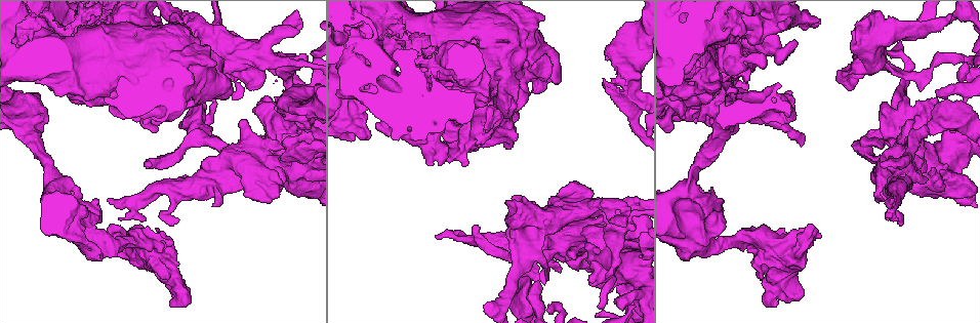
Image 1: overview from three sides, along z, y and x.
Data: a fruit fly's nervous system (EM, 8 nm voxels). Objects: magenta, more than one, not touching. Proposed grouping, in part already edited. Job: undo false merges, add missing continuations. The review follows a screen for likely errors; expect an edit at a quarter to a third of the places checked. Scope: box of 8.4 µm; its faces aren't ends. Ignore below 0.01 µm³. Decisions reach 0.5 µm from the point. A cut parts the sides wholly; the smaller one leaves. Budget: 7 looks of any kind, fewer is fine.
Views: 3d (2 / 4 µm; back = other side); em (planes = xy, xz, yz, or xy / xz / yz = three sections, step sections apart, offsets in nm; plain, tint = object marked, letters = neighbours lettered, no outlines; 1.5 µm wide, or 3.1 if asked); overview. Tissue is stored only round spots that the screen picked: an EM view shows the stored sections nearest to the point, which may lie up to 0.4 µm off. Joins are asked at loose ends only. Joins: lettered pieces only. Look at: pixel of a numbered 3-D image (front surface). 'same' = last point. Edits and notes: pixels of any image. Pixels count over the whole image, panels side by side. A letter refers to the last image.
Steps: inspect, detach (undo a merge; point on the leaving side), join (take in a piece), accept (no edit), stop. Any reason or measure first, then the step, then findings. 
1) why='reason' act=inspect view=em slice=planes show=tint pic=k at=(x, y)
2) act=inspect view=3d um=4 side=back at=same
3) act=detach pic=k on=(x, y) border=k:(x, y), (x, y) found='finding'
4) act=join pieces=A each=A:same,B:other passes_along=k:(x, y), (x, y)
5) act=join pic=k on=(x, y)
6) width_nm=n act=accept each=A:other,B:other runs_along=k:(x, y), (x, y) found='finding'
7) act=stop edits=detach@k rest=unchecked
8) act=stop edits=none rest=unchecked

why='thin neck' act=inspect view=3d um=2 pic=1 at=(693, 170)

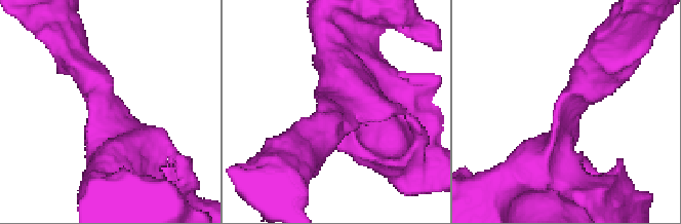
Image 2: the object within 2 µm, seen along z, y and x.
arm_widths_nm=320,320 why='now the EM' act=inspect view=em slice=planes show=plain pic=2 at=(571, 113)

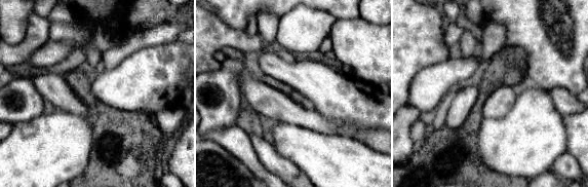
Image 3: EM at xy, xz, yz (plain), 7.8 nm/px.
act=inspect view=em slice=planes show=letters at=same

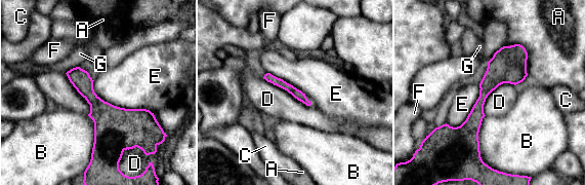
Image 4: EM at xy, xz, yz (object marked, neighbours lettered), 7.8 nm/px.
act=accept each=A:other,B:other,C:other,D:other,E:other,F:other,G:other runs_along=4:(517, 46), (478, 105), (475, 153) found='all the same cell'

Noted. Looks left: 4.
act=inspect view=em slice=xy step=8 show=letters pic=1 at=(945, 164)

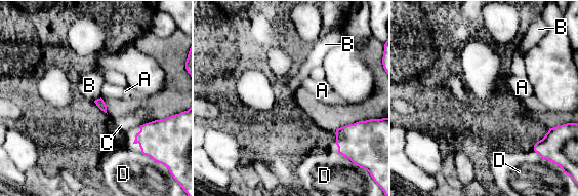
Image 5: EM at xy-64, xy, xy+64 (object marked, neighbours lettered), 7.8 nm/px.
why='cut it another way' act=inspect view=em slice=planes show=letters at=same

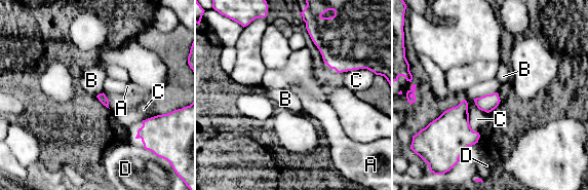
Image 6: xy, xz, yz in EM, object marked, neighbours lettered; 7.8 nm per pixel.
longest_contact=C:120nm act=accept each=A:other,B:other,C:other,D:other border=6:(103, 91), (96, 96) found='no lettered piece goes on from it'

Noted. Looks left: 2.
act=stop edits=none rest=unchecked

